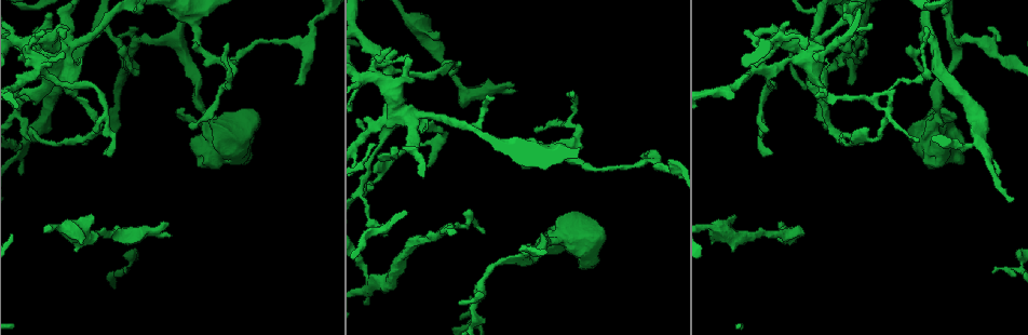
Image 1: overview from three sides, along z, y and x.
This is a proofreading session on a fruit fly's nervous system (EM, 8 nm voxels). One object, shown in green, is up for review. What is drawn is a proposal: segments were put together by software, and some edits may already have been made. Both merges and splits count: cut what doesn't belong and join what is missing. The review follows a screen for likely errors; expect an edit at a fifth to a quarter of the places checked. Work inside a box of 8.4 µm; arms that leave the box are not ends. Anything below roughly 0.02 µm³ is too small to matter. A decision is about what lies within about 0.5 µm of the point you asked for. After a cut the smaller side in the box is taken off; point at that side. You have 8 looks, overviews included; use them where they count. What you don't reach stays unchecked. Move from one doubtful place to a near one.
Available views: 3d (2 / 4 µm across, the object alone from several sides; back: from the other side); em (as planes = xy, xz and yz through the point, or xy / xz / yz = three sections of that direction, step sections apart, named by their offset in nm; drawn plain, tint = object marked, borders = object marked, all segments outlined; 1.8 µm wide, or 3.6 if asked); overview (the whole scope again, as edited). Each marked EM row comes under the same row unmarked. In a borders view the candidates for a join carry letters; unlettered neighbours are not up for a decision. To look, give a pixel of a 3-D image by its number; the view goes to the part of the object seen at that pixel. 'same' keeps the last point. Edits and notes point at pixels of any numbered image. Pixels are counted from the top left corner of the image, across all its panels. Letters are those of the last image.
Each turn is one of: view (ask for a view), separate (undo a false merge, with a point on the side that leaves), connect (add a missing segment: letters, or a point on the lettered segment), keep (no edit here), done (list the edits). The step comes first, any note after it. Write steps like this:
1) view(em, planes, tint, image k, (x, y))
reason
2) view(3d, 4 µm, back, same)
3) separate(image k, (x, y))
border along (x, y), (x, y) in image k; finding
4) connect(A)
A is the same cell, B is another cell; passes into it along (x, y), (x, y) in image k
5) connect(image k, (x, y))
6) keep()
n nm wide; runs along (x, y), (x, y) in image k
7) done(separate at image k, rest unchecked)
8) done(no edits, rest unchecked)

view(3d, 4 µm, image 1, (436, 37))

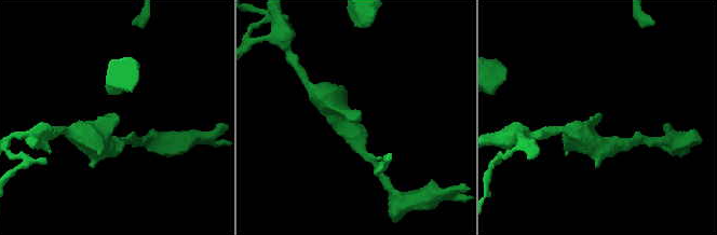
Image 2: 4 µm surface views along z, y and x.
view(em, planes, borders, image 2, (359, 122))
now the EM

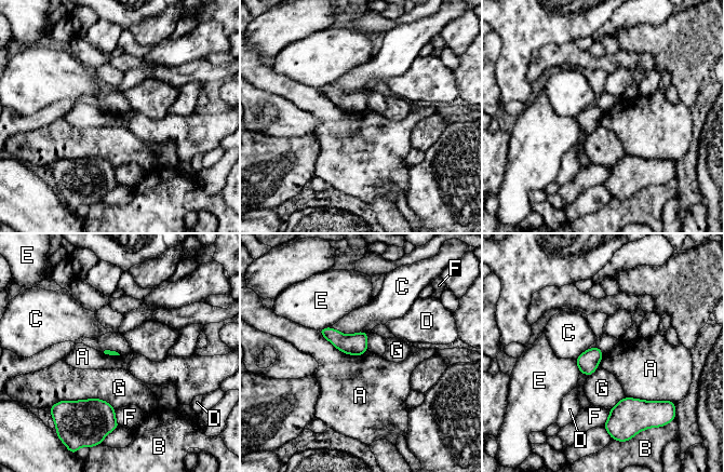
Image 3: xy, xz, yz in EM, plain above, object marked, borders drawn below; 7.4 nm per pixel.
keep()
G touches over 420 nm; A, B, C, D, E, F and G are other cells; border along (318, 331), (342, 351), (362, 354) in image 3; no lettered segment goes on from it

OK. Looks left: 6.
view(em, xy, step 4, borders, image 1, (167, 237))
long arm stops here

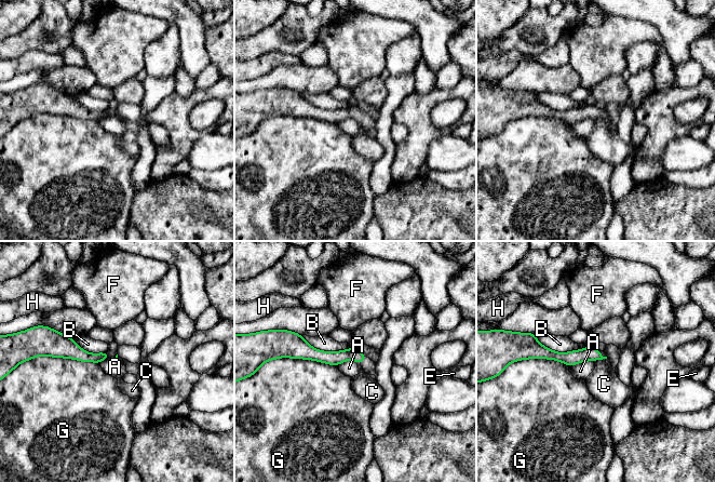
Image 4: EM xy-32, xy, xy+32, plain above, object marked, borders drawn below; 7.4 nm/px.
view(em, planes, borders, same)
cut it another way

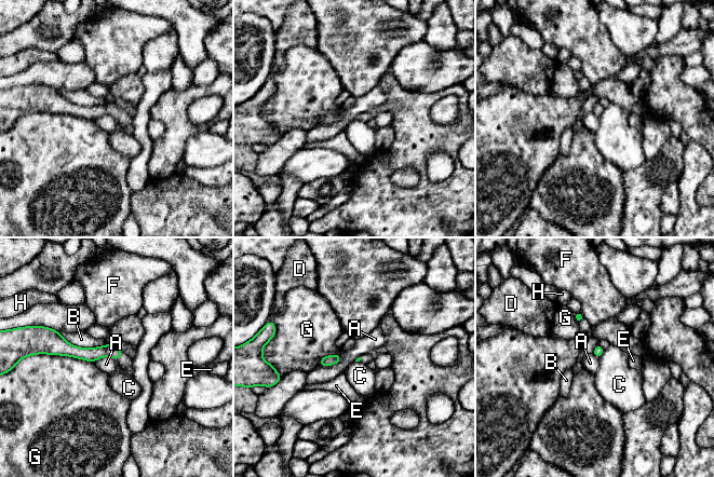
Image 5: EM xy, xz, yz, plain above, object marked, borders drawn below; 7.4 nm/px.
keep()
A, B, C, D, E, F, G and H are other cells; border along (341, 355), (334, 364), (319, 366) in image 5; no lettered segment goes on from it

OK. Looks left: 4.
view(em, xy, step 16, tint, image 1, (845, 52))
calibre changes

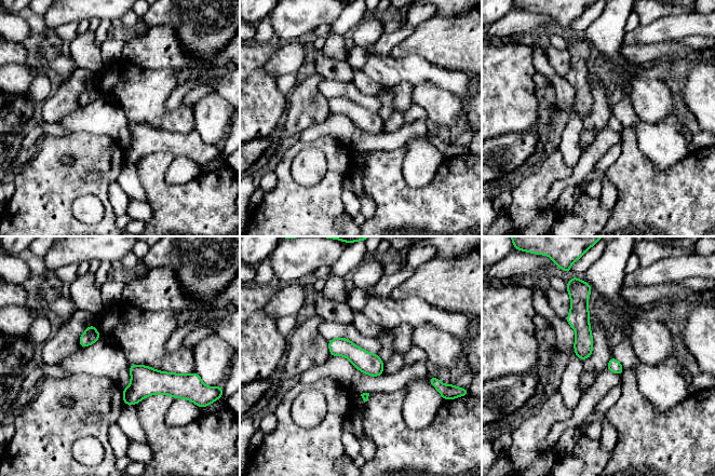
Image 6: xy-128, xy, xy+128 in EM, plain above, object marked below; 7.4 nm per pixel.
view(em, planes, borders, same)

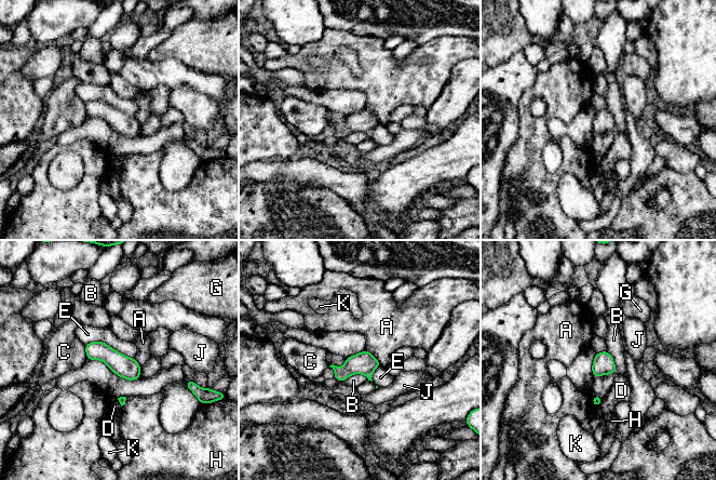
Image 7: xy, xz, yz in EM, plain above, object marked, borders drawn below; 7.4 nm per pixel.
keep()
E touches over 380 nm; A, B, C, D, E, G, H, J and K are other cells; runs along (88, 347), (107, 354), (136, 375) in image 7; one neuron here

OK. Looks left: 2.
done(no edits, rest unchecked)

